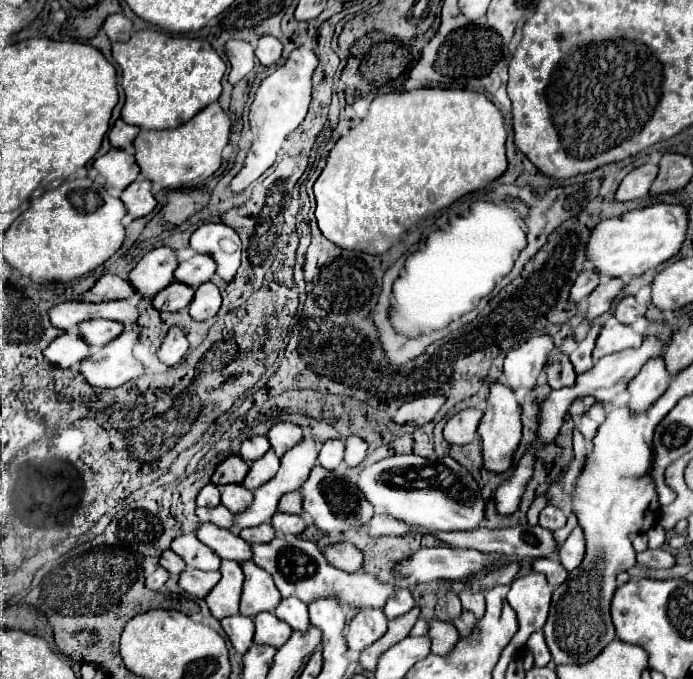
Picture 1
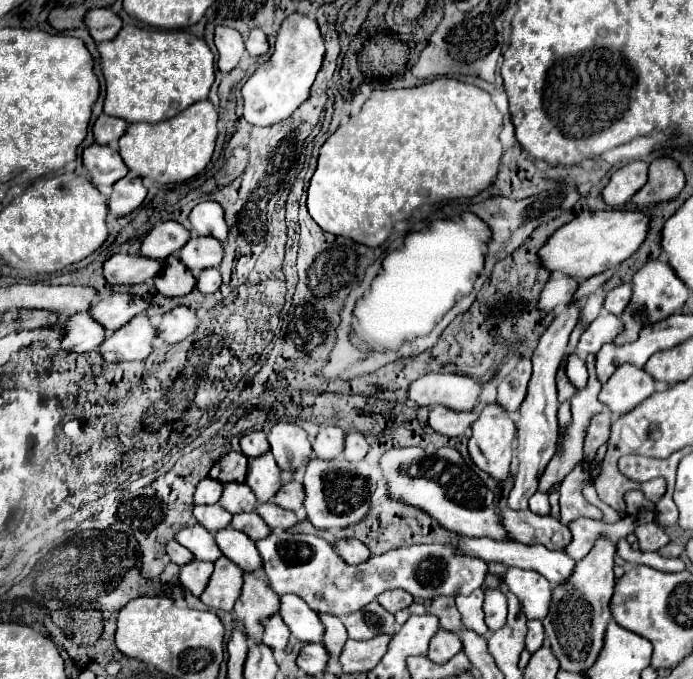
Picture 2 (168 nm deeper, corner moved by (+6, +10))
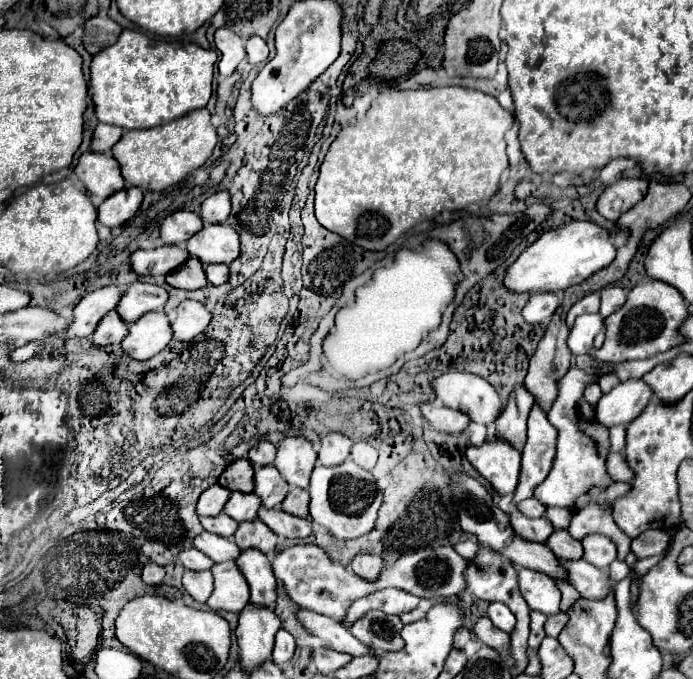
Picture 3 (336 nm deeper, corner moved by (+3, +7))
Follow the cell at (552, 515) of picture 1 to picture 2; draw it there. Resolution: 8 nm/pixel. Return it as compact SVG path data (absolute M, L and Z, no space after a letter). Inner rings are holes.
M534 493L530 497L530 511L536 515L550 515L550 503L546 493Z

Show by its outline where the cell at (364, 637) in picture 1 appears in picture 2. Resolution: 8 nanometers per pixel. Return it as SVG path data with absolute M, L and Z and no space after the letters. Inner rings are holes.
M372 601L362 609L344 615L342 623L348 629L350 639L372 639L378 633L394 635L396 631L394 615L388 613L378 601Z

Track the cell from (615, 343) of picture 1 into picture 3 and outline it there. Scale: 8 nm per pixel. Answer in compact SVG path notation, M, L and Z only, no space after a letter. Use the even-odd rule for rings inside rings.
M581 314L575 318L573 328L569 330L567 346L569 350L577 354L589 354L593 350L593 338L603 326L603 318L597 314Z

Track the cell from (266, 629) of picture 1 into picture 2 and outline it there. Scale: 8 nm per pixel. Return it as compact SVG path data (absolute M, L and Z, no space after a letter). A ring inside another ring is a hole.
M278 613L264 619L262 627L264 627L262 643L266 643L272 649L284 649L286 647L290 633L288 633L288 627L284 625L284 621L282 621L282 617Z

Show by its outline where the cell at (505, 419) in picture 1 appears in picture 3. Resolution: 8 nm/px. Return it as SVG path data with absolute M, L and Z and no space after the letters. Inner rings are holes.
M491 438L479 448L467 448L467 458L499 496L515 492L521 470L519 450L509 448L509 444L499 438Z

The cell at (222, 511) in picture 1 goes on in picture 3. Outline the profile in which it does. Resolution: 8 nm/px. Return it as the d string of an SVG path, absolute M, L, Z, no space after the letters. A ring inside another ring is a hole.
M221 512L219 516L213 516L213 518L203 516L203 518L201 518L201 524L203 524L203 528L205 528L207 532L213 532L213 534L219 534L219 536L225 536L225 538L233 536L235 530L237 530L237 526L239 526L239 524L237 524L235 520L231 520L225 512Z

